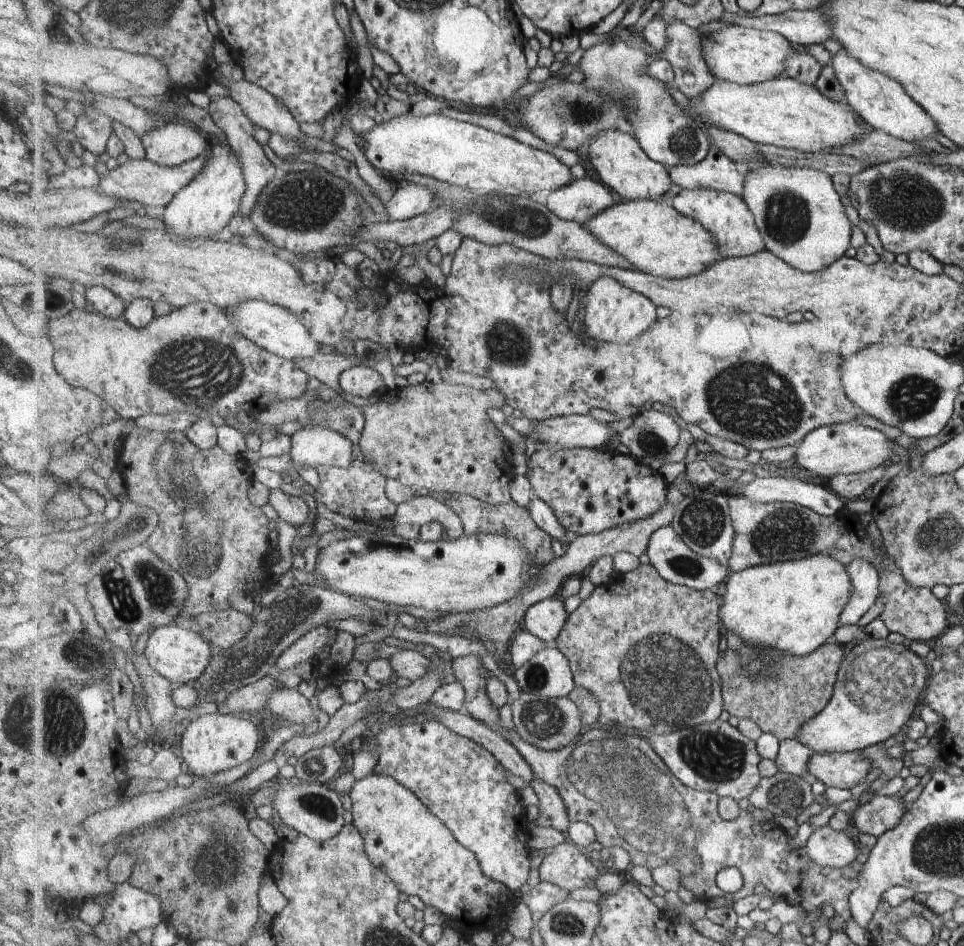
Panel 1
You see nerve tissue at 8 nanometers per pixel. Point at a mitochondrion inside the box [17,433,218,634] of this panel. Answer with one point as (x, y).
(144, 588)

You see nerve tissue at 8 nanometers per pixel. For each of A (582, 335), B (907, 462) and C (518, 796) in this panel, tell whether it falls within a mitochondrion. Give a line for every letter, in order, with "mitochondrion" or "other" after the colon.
A: other
B: other
C: other

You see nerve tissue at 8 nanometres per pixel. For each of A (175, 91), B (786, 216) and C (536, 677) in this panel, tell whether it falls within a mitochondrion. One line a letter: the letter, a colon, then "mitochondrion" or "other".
A: other
B: mitochondrion
C: mitochondrion

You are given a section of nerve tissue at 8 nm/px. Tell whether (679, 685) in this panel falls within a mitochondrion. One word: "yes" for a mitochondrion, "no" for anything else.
yes

